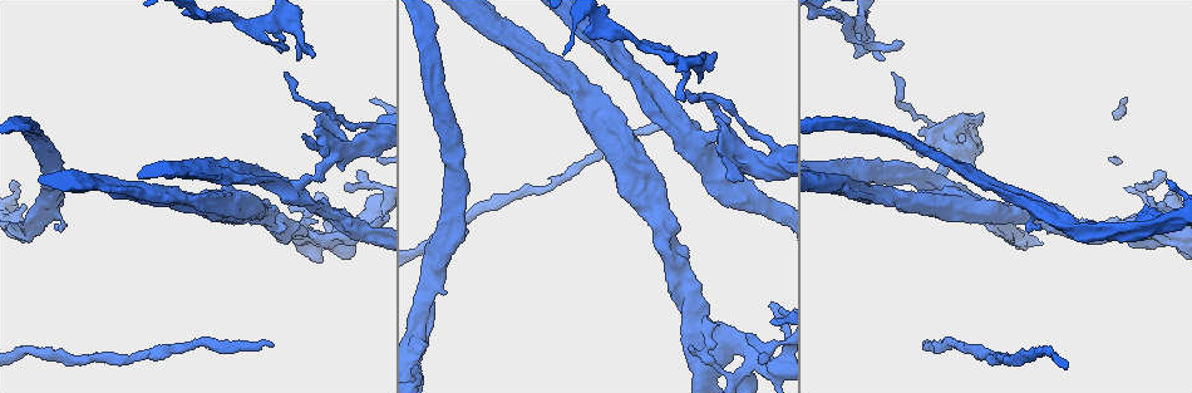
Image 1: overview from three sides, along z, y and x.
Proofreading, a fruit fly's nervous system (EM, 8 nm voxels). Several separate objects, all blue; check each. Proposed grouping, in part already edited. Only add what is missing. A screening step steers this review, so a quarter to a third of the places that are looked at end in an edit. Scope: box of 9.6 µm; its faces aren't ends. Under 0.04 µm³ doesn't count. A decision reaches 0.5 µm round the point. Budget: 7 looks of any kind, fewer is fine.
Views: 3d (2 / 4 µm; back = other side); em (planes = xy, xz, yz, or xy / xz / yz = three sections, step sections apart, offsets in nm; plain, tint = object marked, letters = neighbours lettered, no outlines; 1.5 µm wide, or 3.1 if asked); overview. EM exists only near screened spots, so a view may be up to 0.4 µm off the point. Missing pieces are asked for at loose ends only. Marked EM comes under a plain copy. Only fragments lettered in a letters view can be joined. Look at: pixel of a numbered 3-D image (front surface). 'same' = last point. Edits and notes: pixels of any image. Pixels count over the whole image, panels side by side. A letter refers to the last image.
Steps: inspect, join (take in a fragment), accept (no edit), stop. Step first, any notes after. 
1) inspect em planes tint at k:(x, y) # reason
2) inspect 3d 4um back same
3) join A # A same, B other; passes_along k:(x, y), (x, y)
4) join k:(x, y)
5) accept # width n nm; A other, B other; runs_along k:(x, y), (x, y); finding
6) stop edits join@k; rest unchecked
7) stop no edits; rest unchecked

inspect em planes letters at 1:(270, 344) # end of a long branch

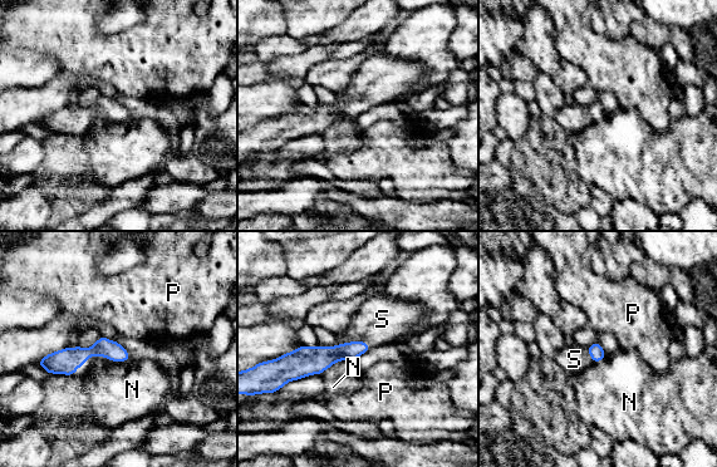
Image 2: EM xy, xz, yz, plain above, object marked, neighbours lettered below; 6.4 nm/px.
join S # longest_contact S 220 nm; N other, P other, S same; passes_along 2:(320, 358), (354, 342), (382, 319); it goes on there

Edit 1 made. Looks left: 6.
inspect em xz step 8 letters at 1:(60, 231) # an open end

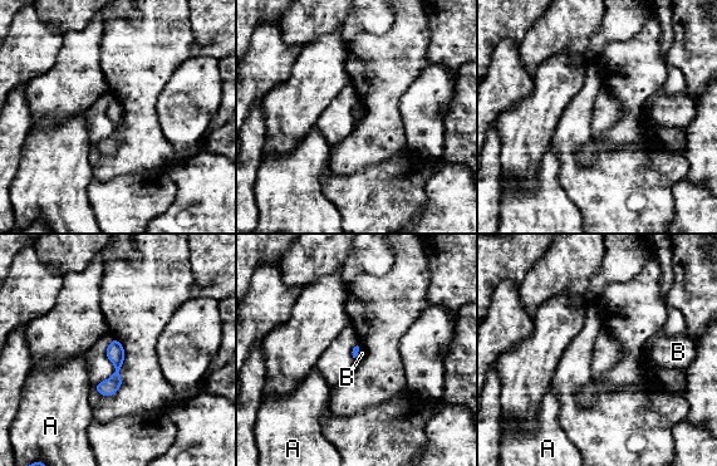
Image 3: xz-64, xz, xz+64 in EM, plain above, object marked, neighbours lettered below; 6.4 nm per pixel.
inspect em planes letters same

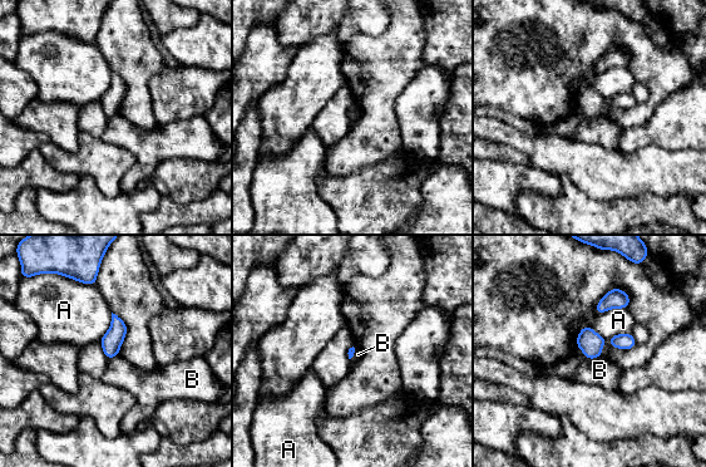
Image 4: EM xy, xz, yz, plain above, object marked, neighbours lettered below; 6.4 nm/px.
accept # A other, B other; none of them fits

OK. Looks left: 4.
inspect 3d 2um at 1:(727, 179) # tapers out

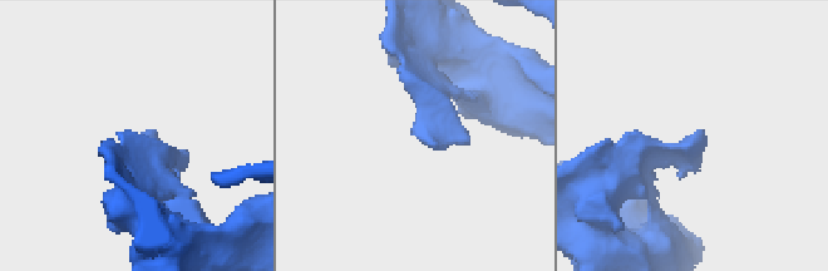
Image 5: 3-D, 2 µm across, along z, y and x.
inspect em planes letters at 5:(425, 140)

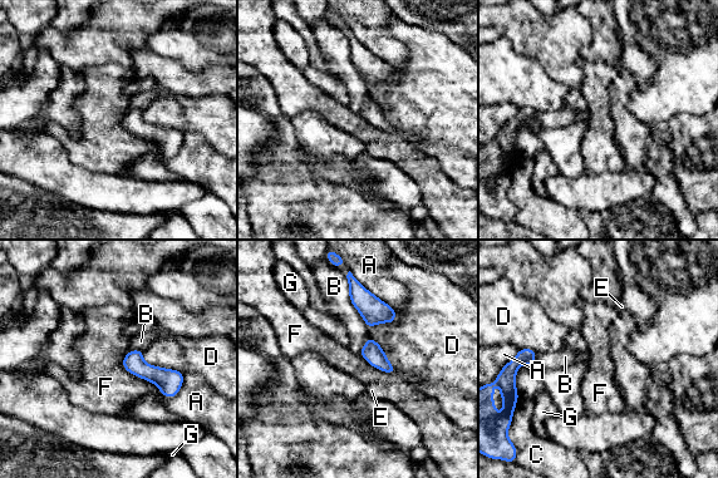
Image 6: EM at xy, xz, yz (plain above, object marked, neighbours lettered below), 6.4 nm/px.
accept # width 120 nm; A other, B other, C other, D other, E other, F other, G other; no lettered fragment goes on from it

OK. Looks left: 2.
stop edits join@2; rest unchecked

